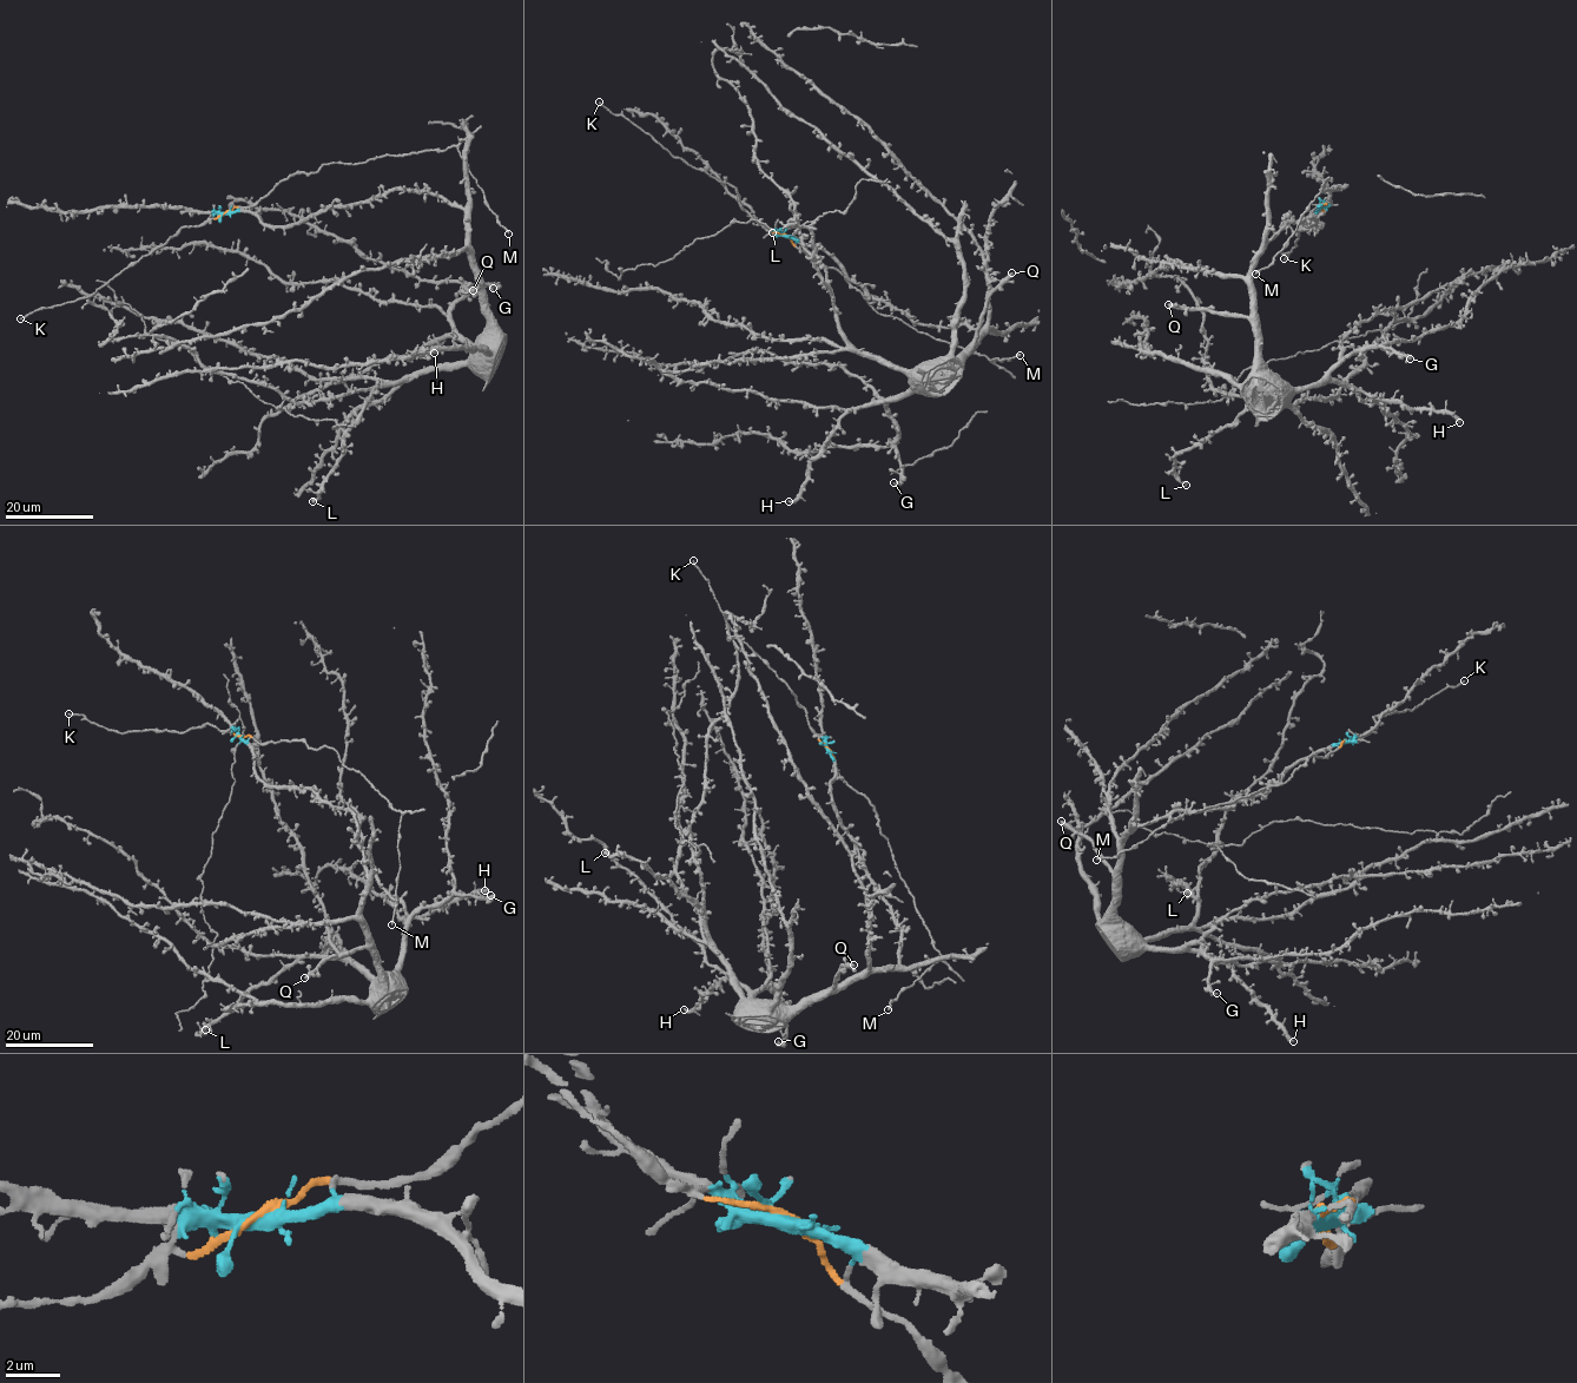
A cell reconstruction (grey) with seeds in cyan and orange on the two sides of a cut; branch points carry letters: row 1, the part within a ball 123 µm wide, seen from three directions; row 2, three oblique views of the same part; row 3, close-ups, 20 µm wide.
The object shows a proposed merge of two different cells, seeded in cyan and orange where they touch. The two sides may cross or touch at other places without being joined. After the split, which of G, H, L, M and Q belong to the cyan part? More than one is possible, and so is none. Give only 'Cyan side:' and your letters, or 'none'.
Cyan side: G, H, L, Q

